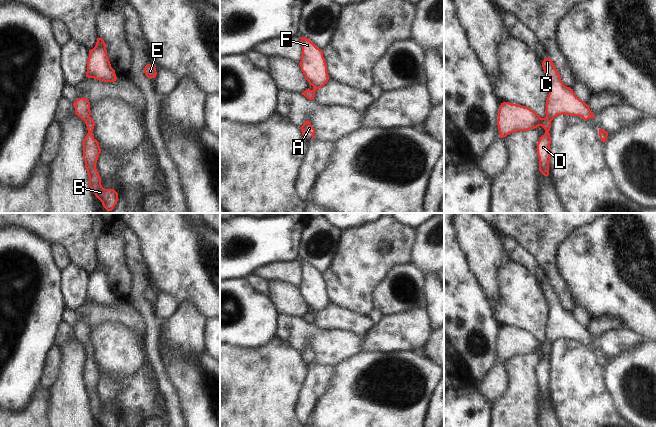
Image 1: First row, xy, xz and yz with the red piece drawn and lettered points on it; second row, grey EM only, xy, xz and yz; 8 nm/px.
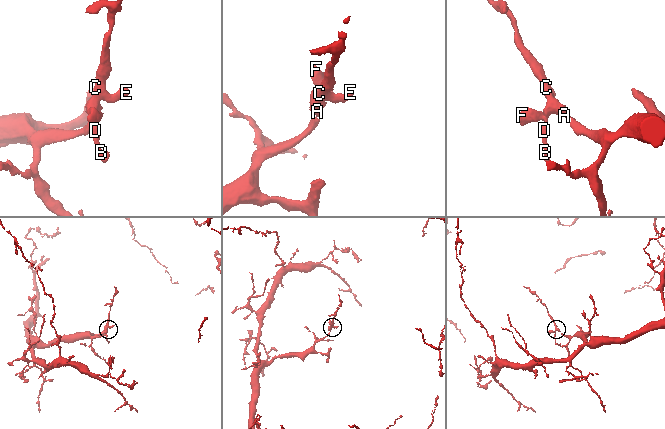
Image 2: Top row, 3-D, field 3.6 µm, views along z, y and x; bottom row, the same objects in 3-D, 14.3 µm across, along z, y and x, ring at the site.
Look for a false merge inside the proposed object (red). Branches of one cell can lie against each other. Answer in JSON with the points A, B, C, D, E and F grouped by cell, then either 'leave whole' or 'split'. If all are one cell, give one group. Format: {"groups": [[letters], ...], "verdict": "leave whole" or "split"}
{"groups": [["A", "B", "C", "D", "E", "F"]], "verdict": "leave whole"}

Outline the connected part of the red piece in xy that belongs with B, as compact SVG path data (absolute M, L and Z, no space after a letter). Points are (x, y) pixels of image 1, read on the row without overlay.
M79 322L74 327L75 338L85 345L88 357L83 364L83 383L89 400L89 411L102 427L117 427L118 417L114 413L104 413L101 409L101 401L96 393L96 387L101 377L98 365L92 360L95 350L90 341L90 326L86 322Z

